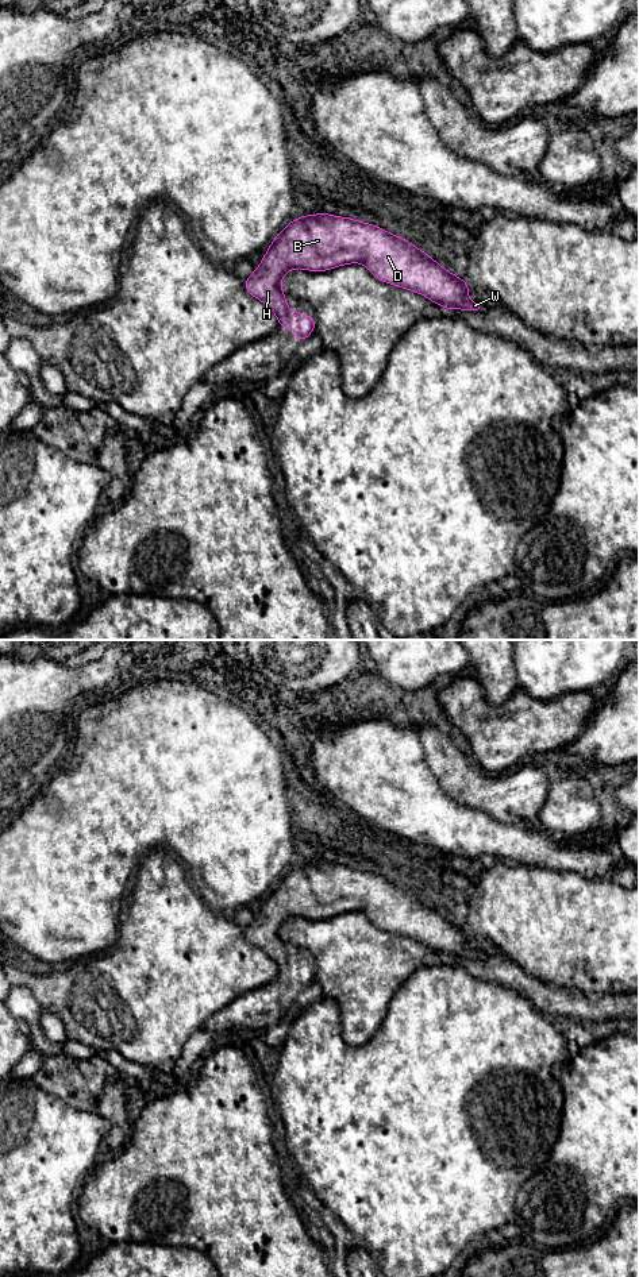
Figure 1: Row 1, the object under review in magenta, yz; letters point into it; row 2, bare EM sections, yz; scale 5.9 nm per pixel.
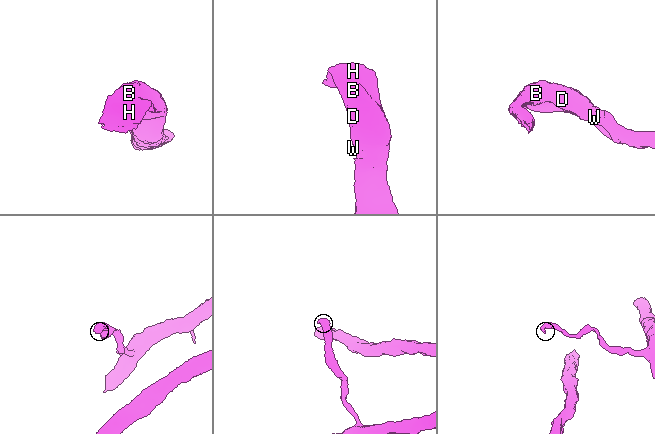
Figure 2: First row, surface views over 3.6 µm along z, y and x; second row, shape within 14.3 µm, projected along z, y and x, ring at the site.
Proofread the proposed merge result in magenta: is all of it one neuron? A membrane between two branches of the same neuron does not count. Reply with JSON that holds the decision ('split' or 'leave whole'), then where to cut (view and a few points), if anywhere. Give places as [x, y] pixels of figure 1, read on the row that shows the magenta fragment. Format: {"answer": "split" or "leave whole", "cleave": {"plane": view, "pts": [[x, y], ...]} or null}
{"answer": "leave whole", "cleave": null}

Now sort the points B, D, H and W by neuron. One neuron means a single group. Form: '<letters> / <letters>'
B D H W

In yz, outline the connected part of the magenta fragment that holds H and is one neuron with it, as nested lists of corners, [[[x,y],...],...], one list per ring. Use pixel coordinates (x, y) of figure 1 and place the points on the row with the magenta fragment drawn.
[[[324,212],[290,220],[285,229],[269,244],[259,266],[243,283],[250,296],[261,300],[277,316],[278,327],[288,328],[301,343],[315,331],[316,321],[313,315],[304,316],[286,306],[286,297],[281,289],[282,277],[293,269],[328,271],[350,263],[362,263],[378,281],[419,293],[443,309],[484,312],[481,302],[469,300],[467,294],[471,286],[465,279],[449,273],[407,239],[370,223]]]

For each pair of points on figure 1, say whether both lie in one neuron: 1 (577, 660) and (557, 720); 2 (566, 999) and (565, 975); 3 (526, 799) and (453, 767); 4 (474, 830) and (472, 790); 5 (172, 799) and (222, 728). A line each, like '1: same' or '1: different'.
1: different
2: different
3: same
4: different
5: same

